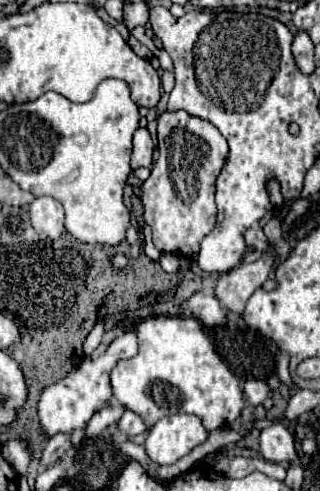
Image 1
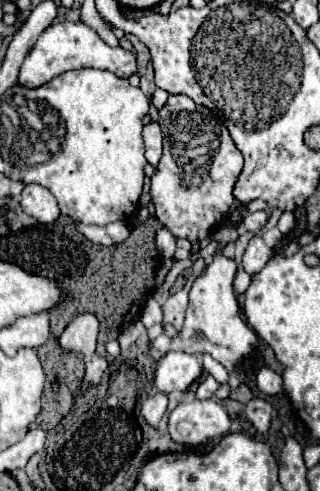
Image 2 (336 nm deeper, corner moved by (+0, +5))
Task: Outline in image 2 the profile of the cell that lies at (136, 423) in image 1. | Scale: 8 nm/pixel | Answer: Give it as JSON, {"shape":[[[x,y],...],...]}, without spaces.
{"shape":[[[154,394],[154,396],[150,396],[144,404],[142,404],[142,416],[146,418],[146,422],[150,424],[150,426],[158,426],[158,422],[160,422],[160,418],[164,416],[164,412],[166,412],[166,406],[168,406],[168,398],[166,398],[166,394]]]}

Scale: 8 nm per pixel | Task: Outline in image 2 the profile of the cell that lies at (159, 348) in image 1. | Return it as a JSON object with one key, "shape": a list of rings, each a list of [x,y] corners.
{"shape":[[[168,352],[158,360],[154,386],[158,392],[168,394],[174,390],[186,390],[202,374],[202,364],[194,354]]]}

